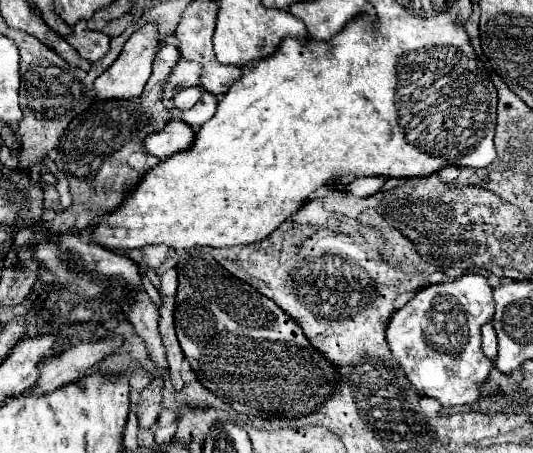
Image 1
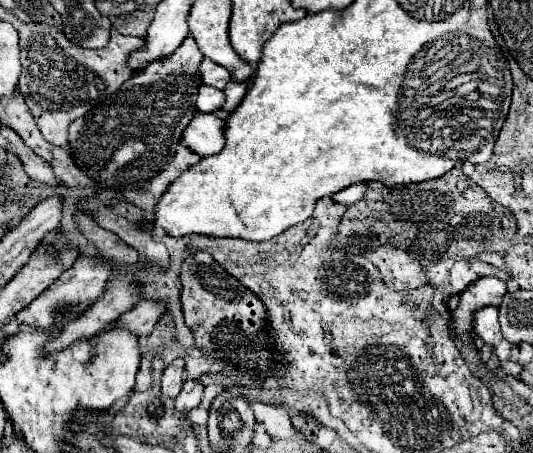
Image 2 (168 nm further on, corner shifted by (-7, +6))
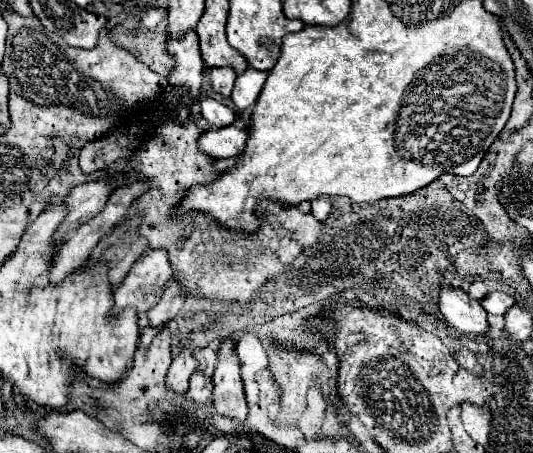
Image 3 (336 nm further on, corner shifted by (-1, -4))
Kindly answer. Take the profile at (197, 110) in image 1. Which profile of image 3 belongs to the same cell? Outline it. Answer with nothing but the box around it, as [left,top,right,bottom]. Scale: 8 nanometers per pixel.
[231,67,267,109]

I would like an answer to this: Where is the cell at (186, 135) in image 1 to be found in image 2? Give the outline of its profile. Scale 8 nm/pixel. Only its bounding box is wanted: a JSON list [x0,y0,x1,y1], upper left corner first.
[181,113,225,157]

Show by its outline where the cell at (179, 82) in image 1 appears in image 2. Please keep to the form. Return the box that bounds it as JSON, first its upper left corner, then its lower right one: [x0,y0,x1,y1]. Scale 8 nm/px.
[201,57,231,89]

